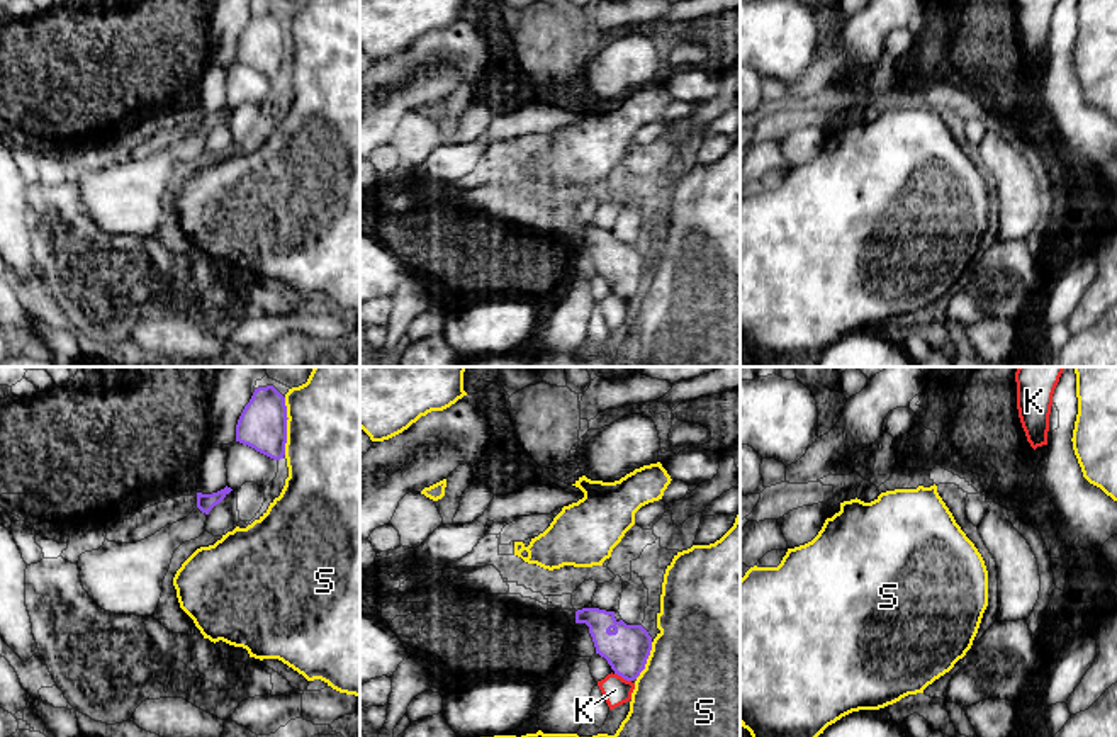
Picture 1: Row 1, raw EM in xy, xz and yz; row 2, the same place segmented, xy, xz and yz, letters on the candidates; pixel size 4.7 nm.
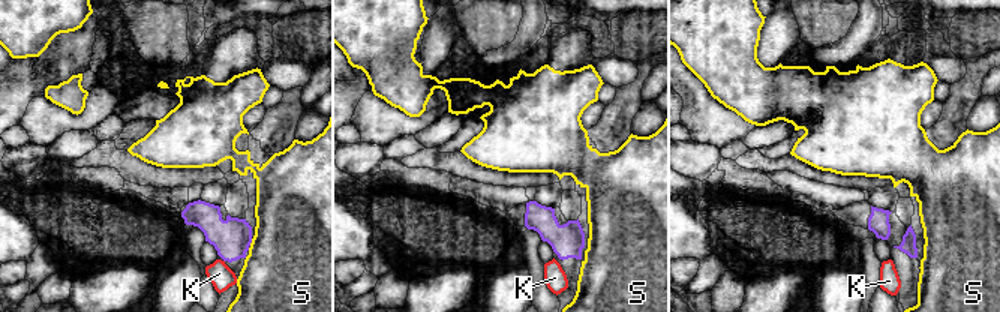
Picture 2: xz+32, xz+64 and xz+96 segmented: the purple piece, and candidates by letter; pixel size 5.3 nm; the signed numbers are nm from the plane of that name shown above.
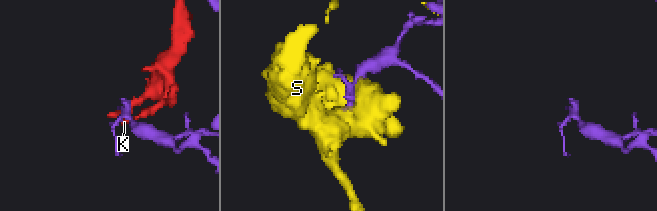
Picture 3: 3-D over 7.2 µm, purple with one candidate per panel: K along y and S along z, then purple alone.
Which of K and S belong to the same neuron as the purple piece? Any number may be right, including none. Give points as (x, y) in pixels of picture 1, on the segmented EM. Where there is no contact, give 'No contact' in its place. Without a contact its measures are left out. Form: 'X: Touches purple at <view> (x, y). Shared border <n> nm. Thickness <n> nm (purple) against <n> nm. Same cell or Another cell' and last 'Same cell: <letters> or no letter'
K: Touches purple at xz (623, 678). Shared border 90 nm. Thickness 220 nm (purple) against 130 nm. Another cell
S: Touches purple at xy (286, 427). Shared border 280 nm. Thickness 220 nm (purple) against 500 nm. Another cell
Same cell: no letter

